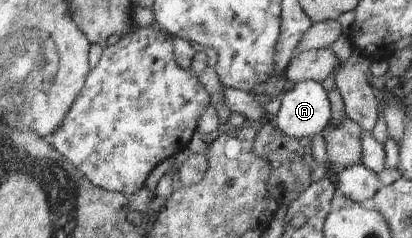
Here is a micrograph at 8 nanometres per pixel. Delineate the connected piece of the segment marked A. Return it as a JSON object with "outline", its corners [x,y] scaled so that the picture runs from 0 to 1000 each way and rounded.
{"outline":[[[748,332],[689,387],[660,517],[716,584],[784,559],[801,521],[801,420],[782,349]]]}

